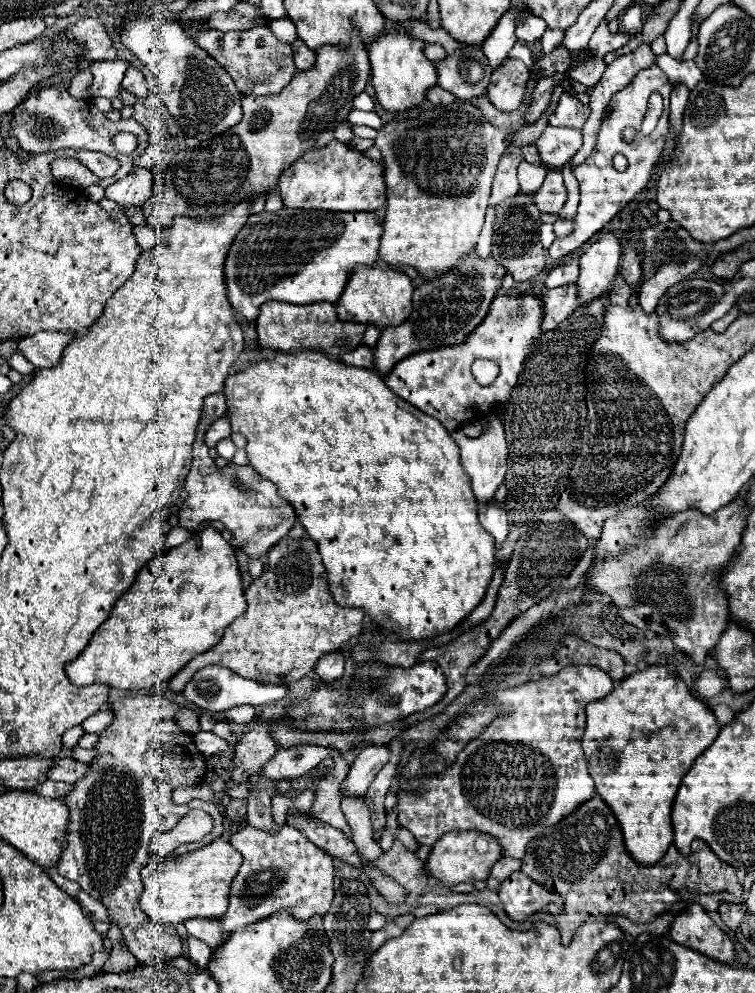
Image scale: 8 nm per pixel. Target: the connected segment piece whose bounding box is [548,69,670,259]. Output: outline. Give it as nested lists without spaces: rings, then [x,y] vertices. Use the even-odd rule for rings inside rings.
[[[642,69],[638,75],[636,75],[636,81],[632,79],[622,91],[614,93],[606,111],[604,111],[604,117],[602,117],[602,123],[600,123],[600,129],[598,129],[598,137],[596,137],[596,147],[592,149],[590,157],[576,165],[572,169],[574,177],[578,179],[578,185],[580,185],[580,203],[578,203],[578,213],[574,217],[574,229],[570,235],[566,237],[558,237],[554,239],[552,247],[548,249],[548,255],[552,259],[564,259],[566,255],[574,253],[576,249],[580,249],[586,241],[590,241],[590,237],[598,231],[604,229],[604,225],[608,221],[614,219],[614,215],[618,211],[622,211],[632,199],[636,193],[640,193],[648,179],[650,179],[650,173],[652,173],[652,167],[656,165],[656,161],[660,159],[662,155],[662,149],[664,149],[664,139],[666,139],[666,133],[668,133],[668,113],[670,113],[670,105],[664,103],[664,113],[658,121],[658,127],[654,129],[654,133],[650,135],[642,135],[640,127],[642,127],[642,119],[644,119],[644,109],[648,105],[648,97],[656,91],[656,83],[650,81],[648,77],[648,69]],[[626,127],[634,127],[636,129],[636,137],[632,143],[624,143],[622,141],[622,131]],[[616,153],[622,153],[626,159],[628,159],[628,169],[624,173],[618,173],[614,167],[612,167],[612,157]]]

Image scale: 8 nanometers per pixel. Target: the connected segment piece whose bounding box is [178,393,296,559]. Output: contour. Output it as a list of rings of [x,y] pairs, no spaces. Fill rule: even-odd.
[[[212,393],[204,399],[202,419],[192,447],[194,461],[188,479],[184,483],[188,491],[188,499],[178,511],[178,519],[180,519],[178,525],[188,531],[194,531],[210,521],[222,521],[224,527],[234,535],[236,547],[244,551],[250,559],[260,559],[268,553],[272,545],[276,545],[282,537],[288,535],[288,531],[296,523],[296,513],[294,507],[290,507],[286,501],[282,501],[282,497],[278,497],[276,485],[260,477],[254,467],[250,465],[218,467],[214,463],[214,459],[210,457],[210,449],[204,443],[204,435],[208,427],[224,415],[224,411],[226,411],[226,397],[222,393]]]

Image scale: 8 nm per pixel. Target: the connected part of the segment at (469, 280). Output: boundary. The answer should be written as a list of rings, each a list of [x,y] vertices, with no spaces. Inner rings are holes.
[[[474,255],[466,257],[466,261],[460,261],[454,273],[448,273],[438,281],[420,283],[414,289],[410,317],[398,327],[382,329],[374,347],[374,371],[378,375],[386,375],[398,361],[410,357],[412,353],[464,343],[466,337],[488,315],[490,303],[498,295],[504,275],[506,271],[502,271],[502,265],[498,265],[498,261],[494,261],[492,257],[484,261]]]

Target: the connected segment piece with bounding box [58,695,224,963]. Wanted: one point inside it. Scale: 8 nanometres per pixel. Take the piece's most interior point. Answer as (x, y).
(124, 801)

